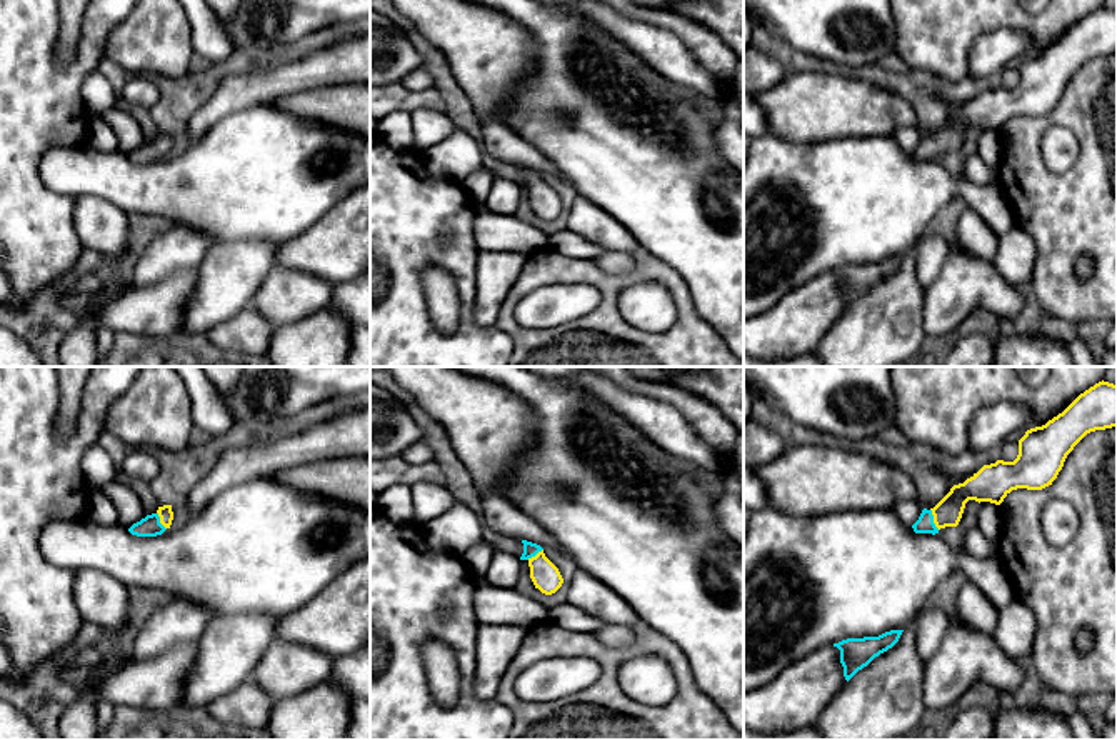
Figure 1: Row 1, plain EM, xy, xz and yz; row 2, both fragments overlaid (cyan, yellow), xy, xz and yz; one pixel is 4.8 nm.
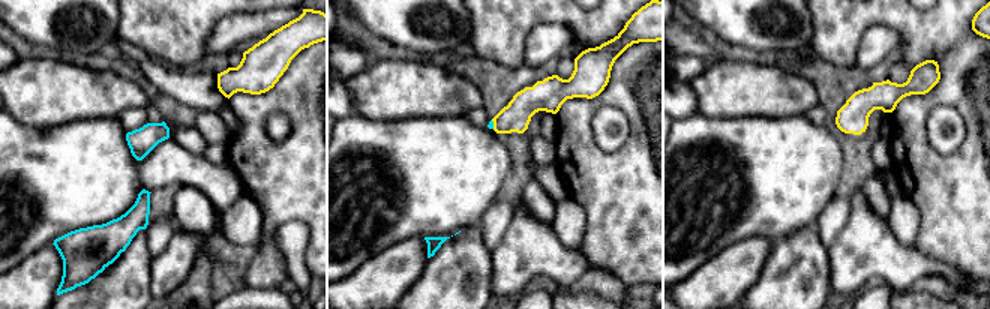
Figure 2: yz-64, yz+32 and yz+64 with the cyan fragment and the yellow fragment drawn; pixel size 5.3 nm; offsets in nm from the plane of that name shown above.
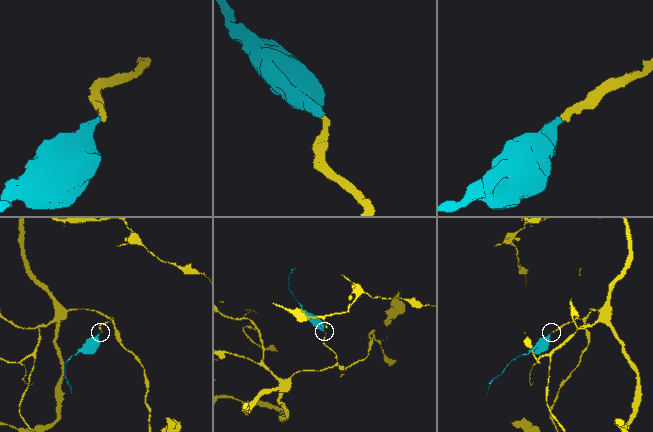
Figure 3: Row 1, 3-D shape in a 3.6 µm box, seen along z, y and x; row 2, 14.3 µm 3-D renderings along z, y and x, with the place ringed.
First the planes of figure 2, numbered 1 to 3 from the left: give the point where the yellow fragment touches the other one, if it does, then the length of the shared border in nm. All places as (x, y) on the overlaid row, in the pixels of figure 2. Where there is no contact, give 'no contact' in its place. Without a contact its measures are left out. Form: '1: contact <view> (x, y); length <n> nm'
1: no contact
2: contact yz+32 (492, 125); length 50 nm
3: no contact

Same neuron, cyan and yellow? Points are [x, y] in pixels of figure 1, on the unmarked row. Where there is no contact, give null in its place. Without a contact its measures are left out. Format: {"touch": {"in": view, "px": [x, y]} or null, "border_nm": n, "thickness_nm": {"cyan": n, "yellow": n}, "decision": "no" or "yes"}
{"touch": {"in": "yz", "px": [932, 145]}, "border_nm": 110, "thickness_nm": {"cyan": 80, "yellow": 140}, "decision": "yes"}

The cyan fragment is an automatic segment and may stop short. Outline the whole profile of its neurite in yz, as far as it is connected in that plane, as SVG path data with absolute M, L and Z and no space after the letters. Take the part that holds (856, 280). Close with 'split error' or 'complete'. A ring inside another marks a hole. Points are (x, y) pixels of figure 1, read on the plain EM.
M890 257L879 263L847 265L834 270L840 277L844 303L849 308L859 297L867 293L875 283L892 275L904 257Z | complete

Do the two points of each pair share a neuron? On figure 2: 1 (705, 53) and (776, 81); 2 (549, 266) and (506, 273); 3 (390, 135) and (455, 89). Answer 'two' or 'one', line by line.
1: two
2: one
3: two

